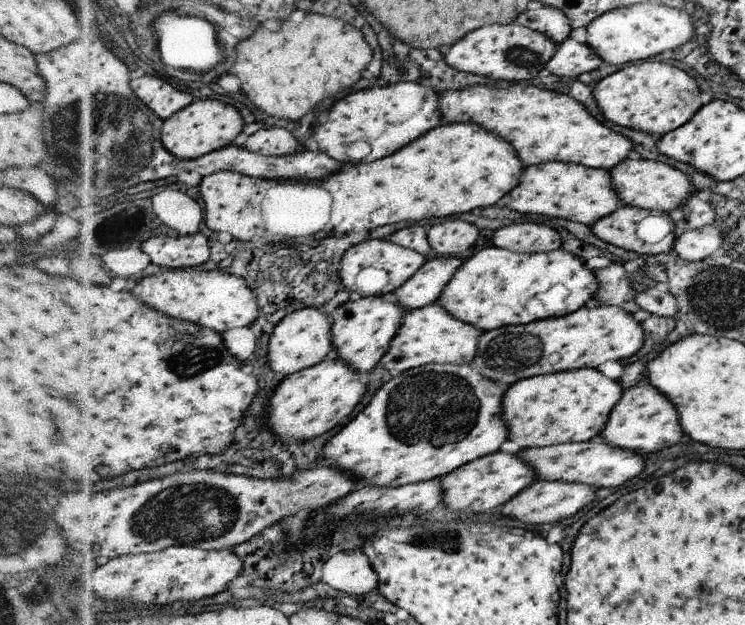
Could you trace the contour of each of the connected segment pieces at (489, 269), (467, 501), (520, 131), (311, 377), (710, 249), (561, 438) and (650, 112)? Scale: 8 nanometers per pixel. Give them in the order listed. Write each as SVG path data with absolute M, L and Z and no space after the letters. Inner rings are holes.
M486 247L470 255L462 263L460 270L449 280L437 300L450 314L474 325L482 332L493 331L502 326L516 326L533 323L540 318L534 314L540 310L532 304L538 292L550 290L554 284L564 284L566 293L562 297L568 299L568 313L578 310L584 303L593 298L597 289L594 273L585 268L585 263L579 257L564 251L562 248L547 253L515 253L500 247Z
M497 451L442 477L442 506L466 518L474 514L495 513L536 479L534 468L530 468L530 464L526 464L526 460L522 460L518 454Z
M509 83L506 87L469 86L438 93L442 100L442 116L446 122L474 122L482 124L488 132L502 136L514 144L522 164L539 165L550 161L581 164L590 168L609 171L627 158L632 141L598 124L598 120L574 97L564 92L538 88L530 84Z
M332 357L320 365L288 375L275 390L270 412L264 416L268 418L268 426L276 434L294 440L310 440L330 432L350 416L367 390L367 384L362 384L357 374L342 360Z
M706 225L700 229L688 230L675 239L672 251L683 260L700 261L722 247L722 236L716 226Z
M585 367L537 375L504 388L501 418L508 429L508 439L520 449L584 443L601 435L622 396L620 384L597 369Z
M644 60L617 70L593 84L592 90L606 120L648 134L665 135L676 130L700 110L698 84L684 70L654 60Z

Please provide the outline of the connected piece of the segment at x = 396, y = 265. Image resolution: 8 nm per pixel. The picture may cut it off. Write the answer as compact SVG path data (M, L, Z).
M369 239L344 252L340 278L349 291L356 292L362 297L390 297L393 291L401 287L424 266L427 259L422 256L422 253L403 247L389 239Z

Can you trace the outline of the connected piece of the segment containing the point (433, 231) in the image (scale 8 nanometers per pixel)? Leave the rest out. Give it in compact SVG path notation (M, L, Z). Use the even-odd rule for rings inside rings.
M450 218L430 228L429 241L435 256L440 254L440 257L455 257L460 256L470 246L474 246L478 234L480 232L474 224L462 222L458 218Z

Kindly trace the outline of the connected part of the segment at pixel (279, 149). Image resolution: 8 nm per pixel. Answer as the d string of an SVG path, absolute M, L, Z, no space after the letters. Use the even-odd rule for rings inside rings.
M263 128L249 137L244 147L266 156L290 156L300 151L304 145L286 128Z

